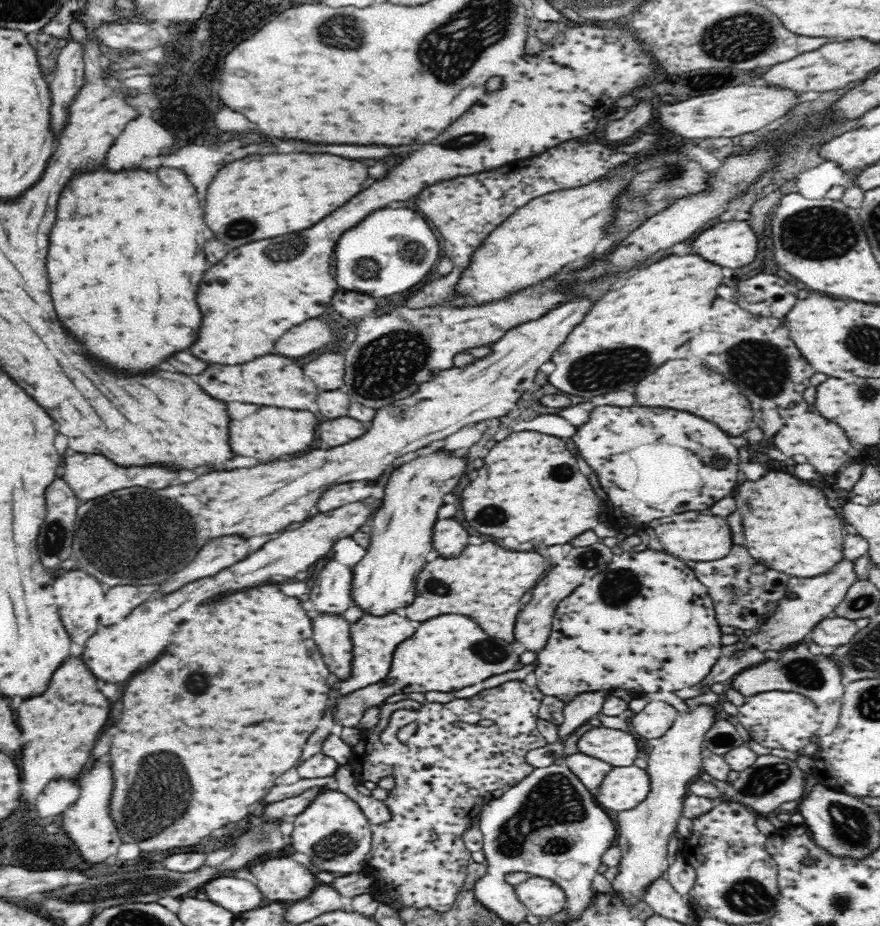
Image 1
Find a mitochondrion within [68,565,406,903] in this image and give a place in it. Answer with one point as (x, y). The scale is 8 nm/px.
(153, 805)

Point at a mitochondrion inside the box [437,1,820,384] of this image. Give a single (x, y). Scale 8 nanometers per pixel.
(740, 37)

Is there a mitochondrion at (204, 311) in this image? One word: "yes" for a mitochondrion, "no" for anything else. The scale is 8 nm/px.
no

